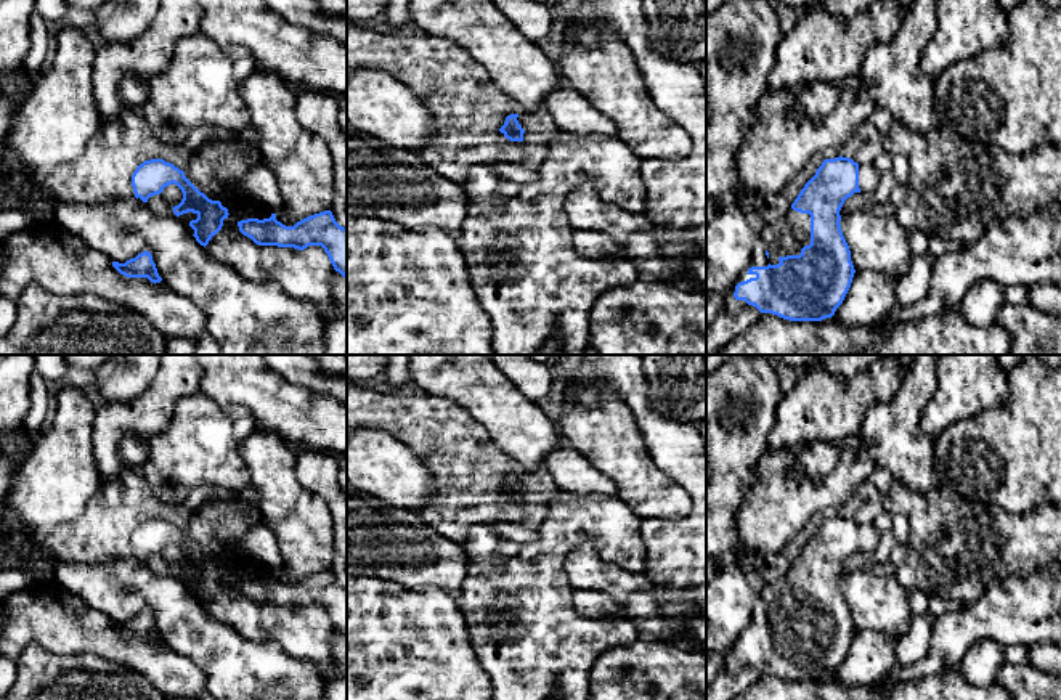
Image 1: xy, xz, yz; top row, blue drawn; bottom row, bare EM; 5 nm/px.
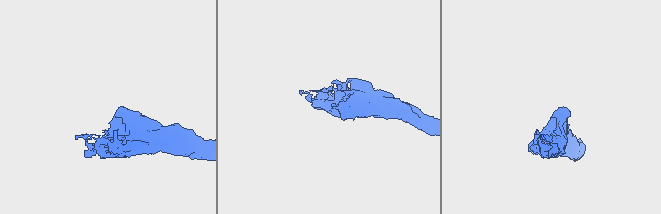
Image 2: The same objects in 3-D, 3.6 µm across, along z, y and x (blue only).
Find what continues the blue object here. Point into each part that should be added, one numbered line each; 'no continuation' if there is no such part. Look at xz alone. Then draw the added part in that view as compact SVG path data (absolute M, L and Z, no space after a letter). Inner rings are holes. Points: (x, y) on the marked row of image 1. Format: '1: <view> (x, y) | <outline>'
no continuation

